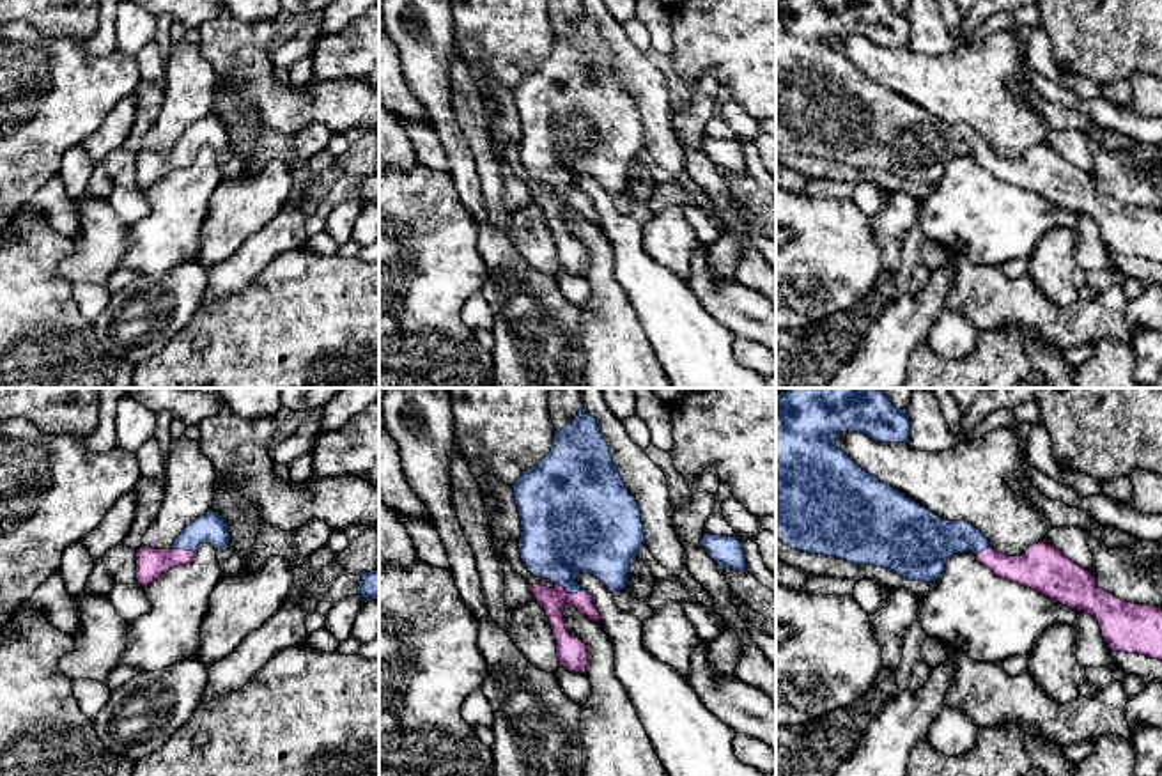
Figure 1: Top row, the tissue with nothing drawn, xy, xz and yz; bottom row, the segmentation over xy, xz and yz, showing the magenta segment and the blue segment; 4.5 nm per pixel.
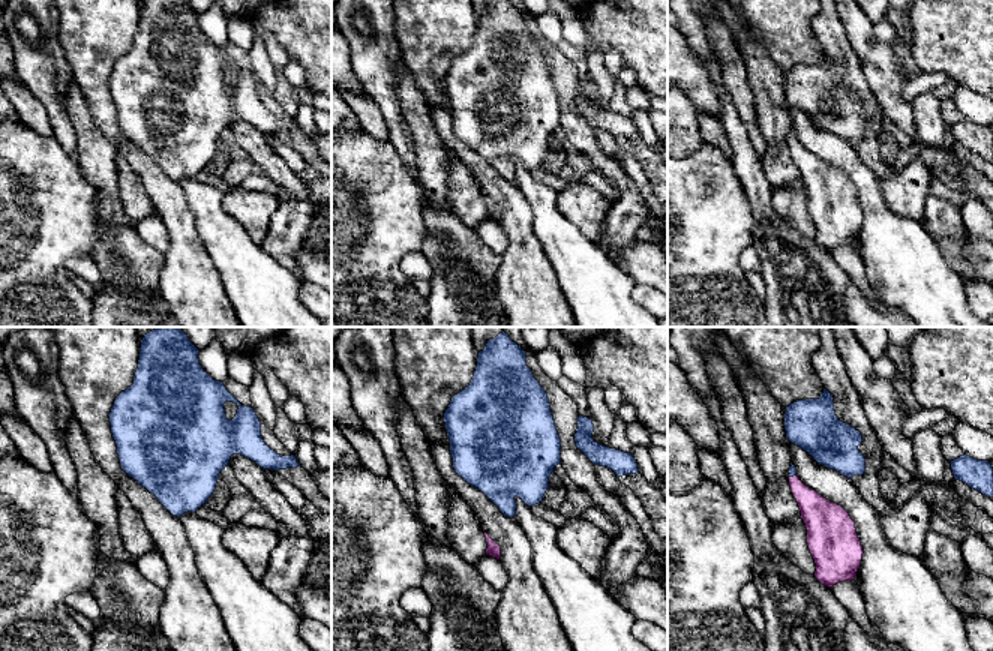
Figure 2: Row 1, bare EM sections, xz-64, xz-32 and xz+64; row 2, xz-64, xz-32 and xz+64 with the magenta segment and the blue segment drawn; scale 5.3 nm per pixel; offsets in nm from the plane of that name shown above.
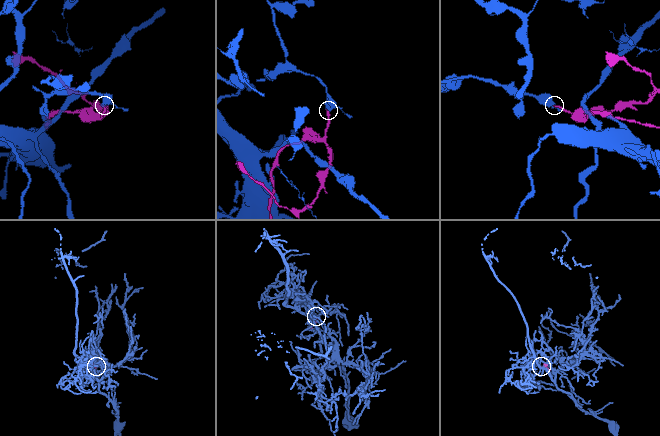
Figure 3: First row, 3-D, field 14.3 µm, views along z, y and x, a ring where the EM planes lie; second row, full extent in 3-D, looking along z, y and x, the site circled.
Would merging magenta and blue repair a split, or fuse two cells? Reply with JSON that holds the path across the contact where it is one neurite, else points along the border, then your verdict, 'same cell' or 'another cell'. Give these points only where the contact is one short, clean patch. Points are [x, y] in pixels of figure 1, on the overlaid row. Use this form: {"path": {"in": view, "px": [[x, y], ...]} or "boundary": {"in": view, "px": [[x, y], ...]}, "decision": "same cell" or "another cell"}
{"decision": "same cell"}

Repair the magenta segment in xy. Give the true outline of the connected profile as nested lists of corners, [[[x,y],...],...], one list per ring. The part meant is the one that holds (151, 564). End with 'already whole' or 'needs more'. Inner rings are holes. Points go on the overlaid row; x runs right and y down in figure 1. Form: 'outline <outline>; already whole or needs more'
outline [[[209,510],[190,523],[170,549],[142,546],[136,551],[136,583],[147,586],[170,569],[193,562],[200,544],[221,549],[230,544],[230,526],[216,510]]]; needs more

